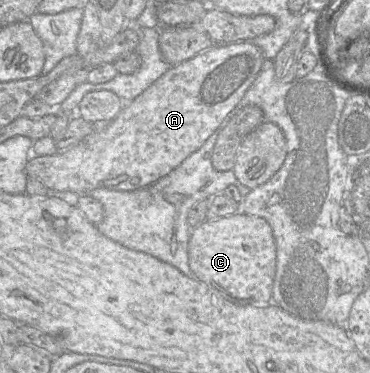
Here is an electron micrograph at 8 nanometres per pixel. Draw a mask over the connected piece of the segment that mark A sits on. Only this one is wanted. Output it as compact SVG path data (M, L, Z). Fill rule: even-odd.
M252 41L214 44L193 58L171 66L143 93L125 103L114 119L78 144L53 155L36 156L29 160L26 174L40 180L51 193L70 191L84 195L97 188L131 191L152 185L177 168L217 131L257 78L264 60L261 49Z

